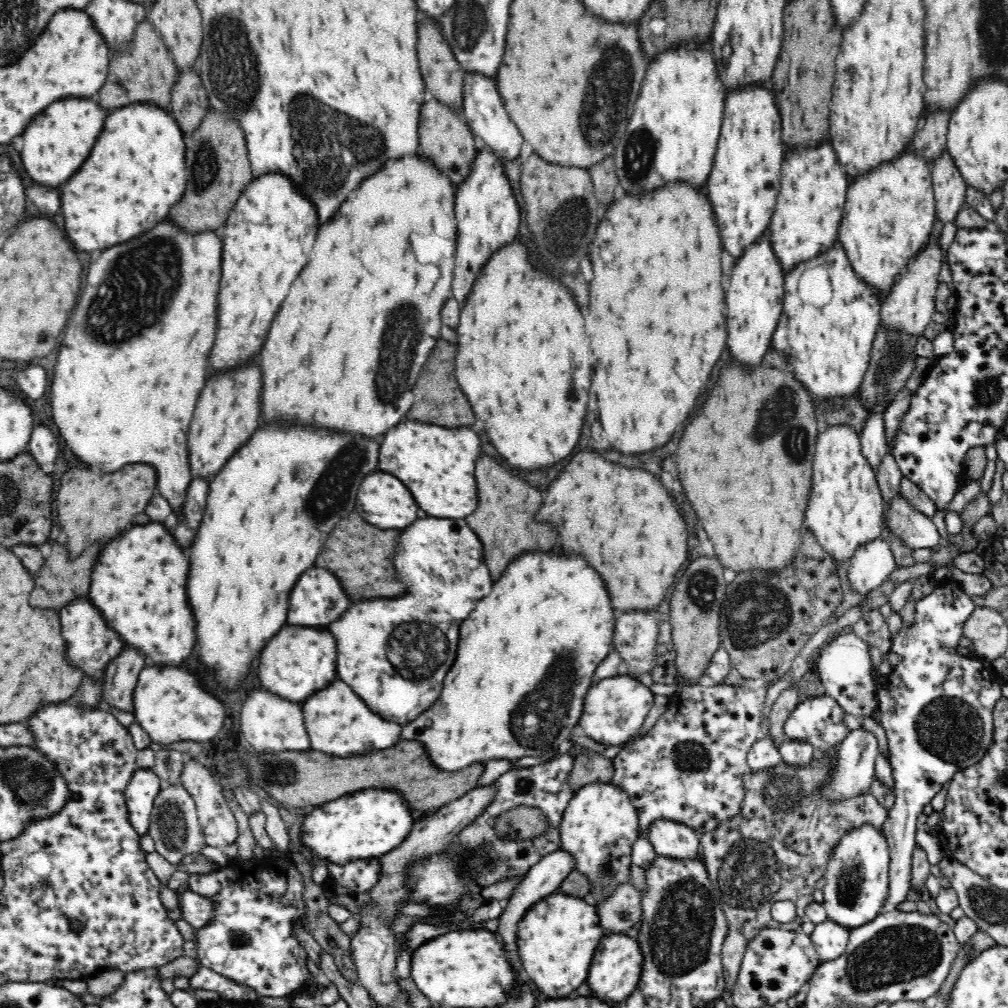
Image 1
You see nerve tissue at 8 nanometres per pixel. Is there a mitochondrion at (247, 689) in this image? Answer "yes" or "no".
no

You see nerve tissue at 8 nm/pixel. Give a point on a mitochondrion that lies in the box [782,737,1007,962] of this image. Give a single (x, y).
(849, 882)

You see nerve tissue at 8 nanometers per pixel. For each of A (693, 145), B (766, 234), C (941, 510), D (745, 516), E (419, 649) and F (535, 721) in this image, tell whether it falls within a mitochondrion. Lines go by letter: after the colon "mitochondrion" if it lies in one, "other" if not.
A: other
B: other
C: other
D: other
E: mitochondrion
F: mitochondrion

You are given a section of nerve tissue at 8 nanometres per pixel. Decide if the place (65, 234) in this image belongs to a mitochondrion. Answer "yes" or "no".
no

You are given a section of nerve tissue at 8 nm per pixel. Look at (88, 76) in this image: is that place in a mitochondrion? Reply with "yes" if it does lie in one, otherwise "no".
no

